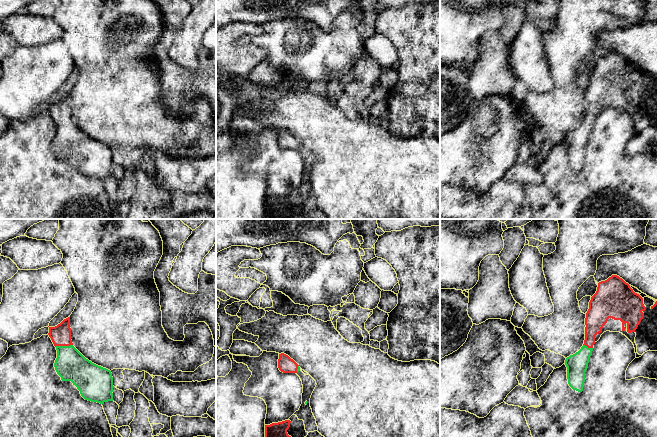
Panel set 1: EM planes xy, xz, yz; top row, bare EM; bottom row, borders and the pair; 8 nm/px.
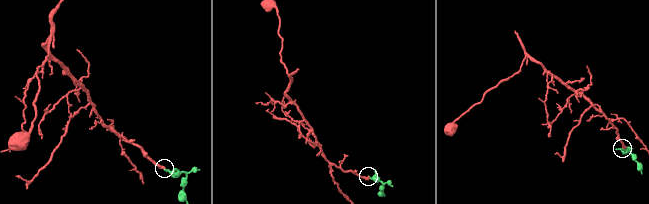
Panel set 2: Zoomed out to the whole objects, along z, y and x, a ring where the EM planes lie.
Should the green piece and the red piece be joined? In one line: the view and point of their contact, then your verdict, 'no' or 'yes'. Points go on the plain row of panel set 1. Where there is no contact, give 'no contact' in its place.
xy (63, 122) | yes

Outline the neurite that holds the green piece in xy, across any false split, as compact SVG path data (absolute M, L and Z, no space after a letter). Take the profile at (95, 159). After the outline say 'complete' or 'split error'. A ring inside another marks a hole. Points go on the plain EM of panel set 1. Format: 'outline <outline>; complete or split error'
outline M70 93L64 95L55 103L49 103L48 111L57 126L57 134L54 143L57 150L61 153L61 156L71 157L85 176L100 180L113 177L112 168L114 162L111 147L92 139L73 122L71 116Z; split error

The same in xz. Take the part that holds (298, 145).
outline M284 129L279 130L278 144L283 149L298 149L300 147L299 141Z; split error

